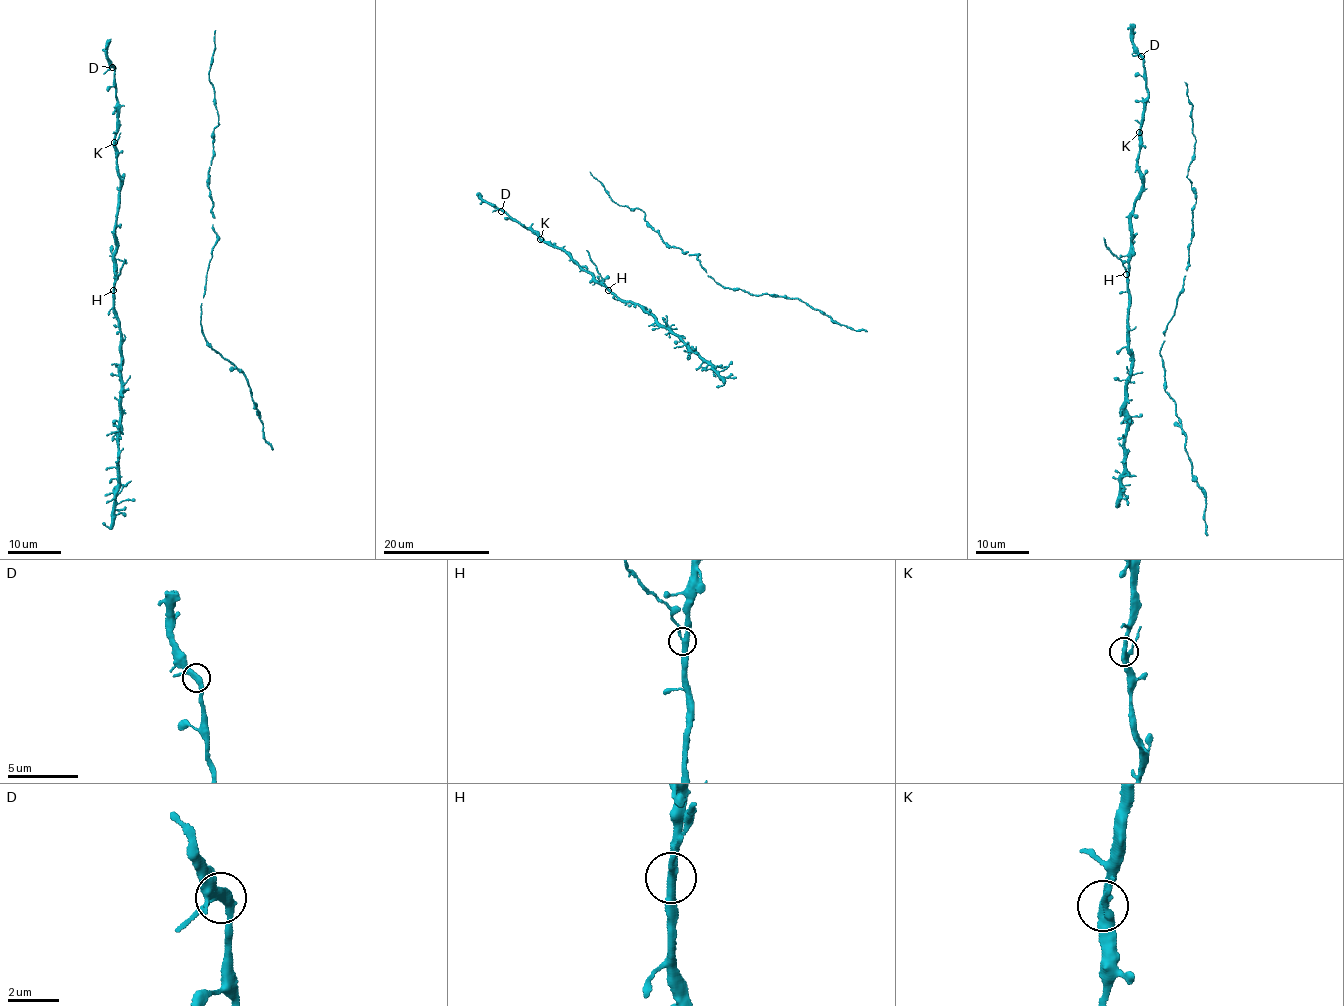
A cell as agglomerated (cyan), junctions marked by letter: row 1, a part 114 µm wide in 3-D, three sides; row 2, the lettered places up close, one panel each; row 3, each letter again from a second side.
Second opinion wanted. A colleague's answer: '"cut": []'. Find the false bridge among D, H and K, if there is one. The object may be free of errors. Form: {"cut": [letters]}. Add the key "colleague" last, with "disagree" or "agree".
{"cut": ["H"], "colleague": "disagree"}

